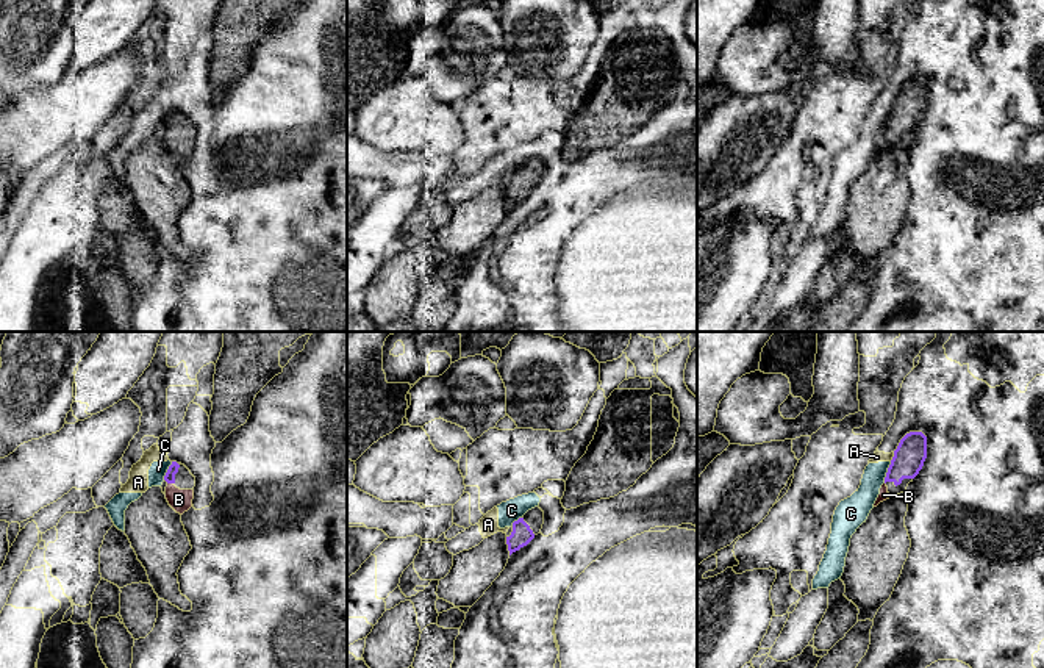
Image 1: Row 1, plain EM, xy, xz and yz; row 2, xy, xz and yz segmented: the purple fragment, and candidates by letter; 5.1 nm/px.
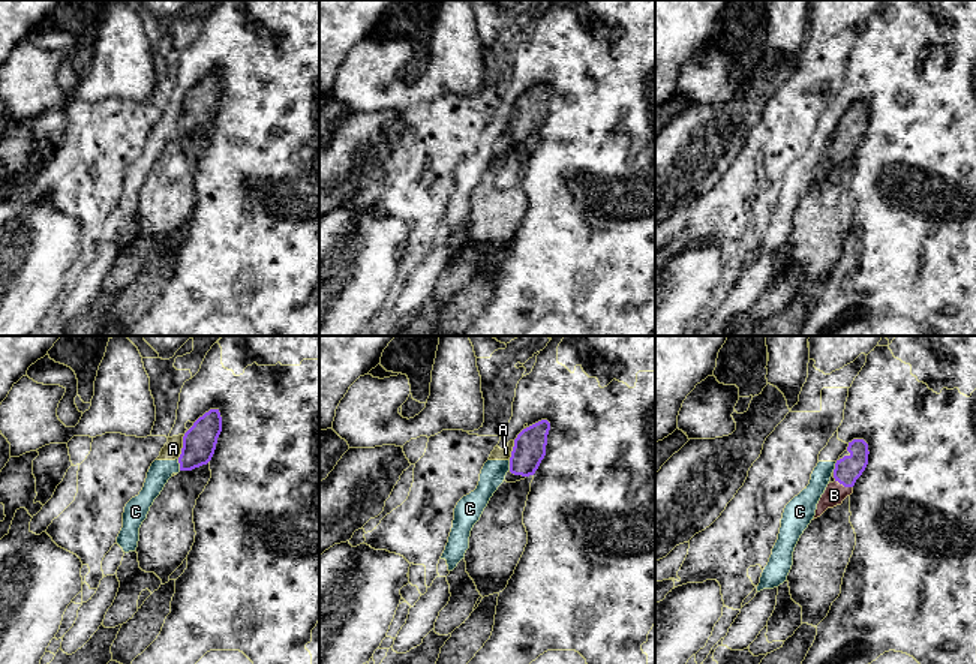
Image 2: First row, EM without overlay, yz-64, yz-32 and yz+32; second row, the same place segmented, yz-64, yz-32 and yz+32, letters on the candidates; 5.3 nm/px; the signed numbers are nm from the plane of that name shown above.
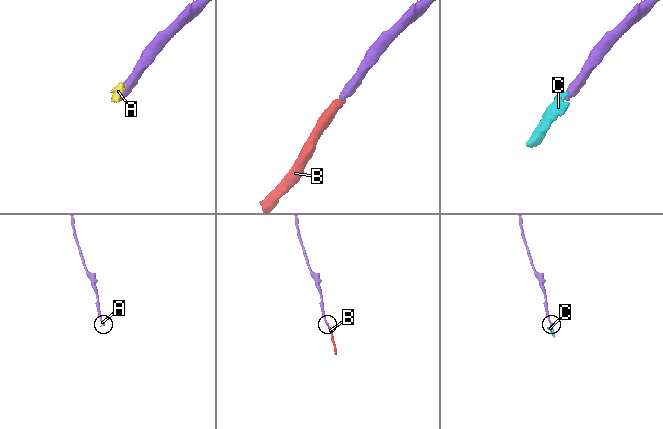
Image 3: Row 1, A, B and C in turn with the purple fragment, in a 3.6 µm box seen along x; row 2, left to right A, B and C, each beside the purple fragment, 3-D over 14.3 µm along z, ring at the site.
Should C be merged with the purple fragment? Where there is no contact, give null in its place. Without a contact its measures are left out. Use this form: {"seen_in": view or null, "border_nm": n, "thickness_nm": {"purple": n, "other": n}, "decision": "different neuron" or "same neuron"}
{"seen_in": "yz", "border_nm": 120, "thickness_nm": {"purple": 160, "other": 140}, "decision": "different neuron"}

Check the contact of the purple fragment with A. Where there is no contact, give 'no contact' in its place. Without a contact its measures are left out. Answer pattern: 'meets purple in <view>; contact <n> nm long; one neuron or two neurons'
meets purple in yz; contact 50 nm long; two neurons

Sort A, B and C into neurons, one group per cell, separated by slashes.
A C / B

